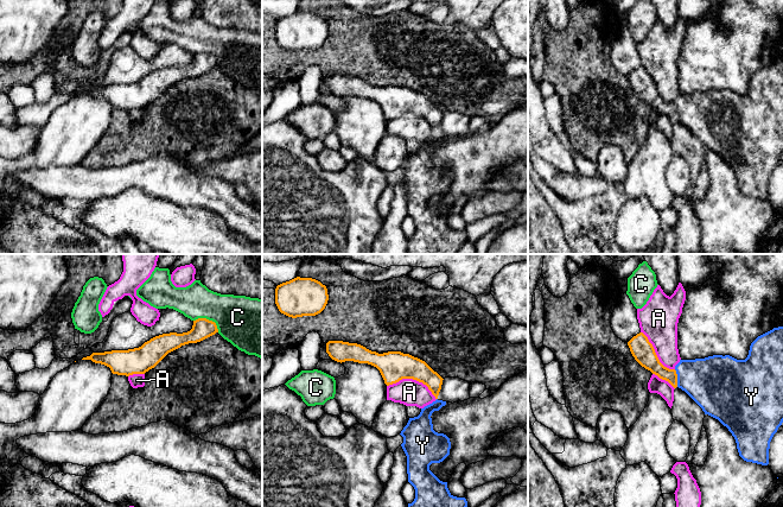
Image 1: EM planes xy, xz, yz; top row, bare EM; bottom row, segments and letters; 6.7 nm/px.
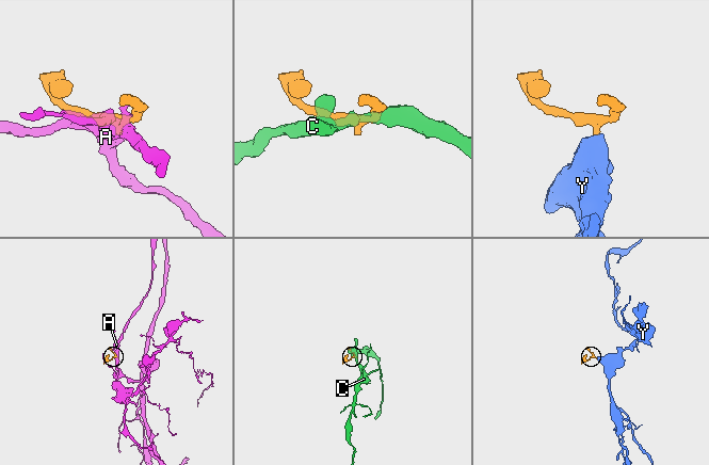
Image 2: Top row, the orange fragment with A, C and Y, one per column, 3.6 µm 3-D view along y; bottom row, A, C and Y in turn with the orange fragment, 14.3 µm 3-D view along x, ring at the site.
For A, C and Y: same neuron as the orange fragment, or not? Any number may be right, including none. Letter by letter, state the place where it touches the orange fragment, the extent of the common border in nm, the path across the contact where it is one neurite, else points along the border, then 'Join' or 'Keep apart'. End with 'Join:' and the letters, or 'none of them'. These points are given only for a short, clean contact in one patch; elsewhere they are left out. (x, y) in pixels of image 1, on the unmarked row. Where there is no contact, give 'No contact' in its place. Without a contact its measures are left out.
A: Touches orange at xz (413, 113). Shared border 340 nm. Keep apart
C: Touches orange at xy (208, 54). Shared border 190 nm. Boundary: xy (193, 54), (211, 54), (218, 65). Keep apart
Y: Touches orange at yz (676, 112). Shared border 120 nm. Path across: yz (647, 92), (663, 107), (676, 112), (700, 112), (712, 116). Join
Join: Y

